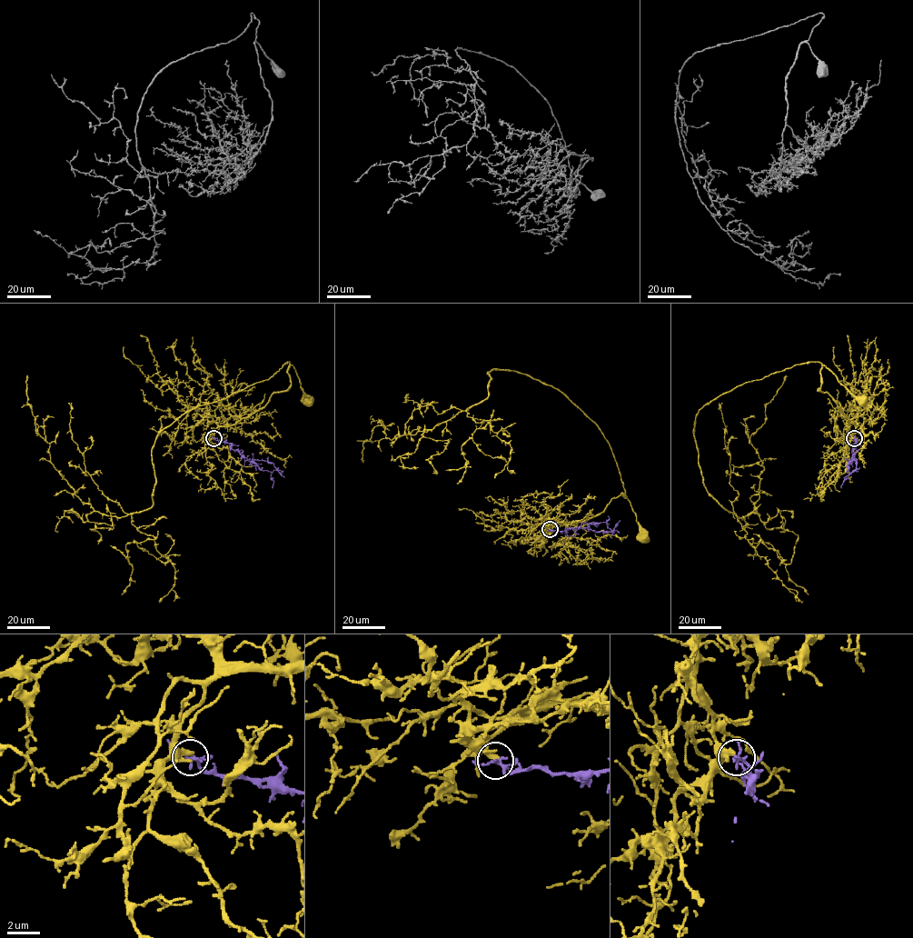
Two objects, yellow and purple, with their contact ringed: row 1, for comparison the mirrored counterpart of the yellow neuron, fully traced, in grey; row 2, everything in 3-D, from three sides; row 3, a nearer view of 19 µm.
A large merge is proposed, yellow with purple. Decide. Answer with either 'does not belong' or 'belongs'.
belongs

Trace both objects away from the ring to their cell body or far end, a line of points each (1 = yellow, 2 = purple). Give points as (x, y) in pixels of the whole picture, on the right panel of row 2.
1: (854, 438), (847, 427), (848, 419), (835, 401), (827, 393), (818, 390), (822, 365), (862, 401)
2: (854, 438), (856, 470), (841, 488)

